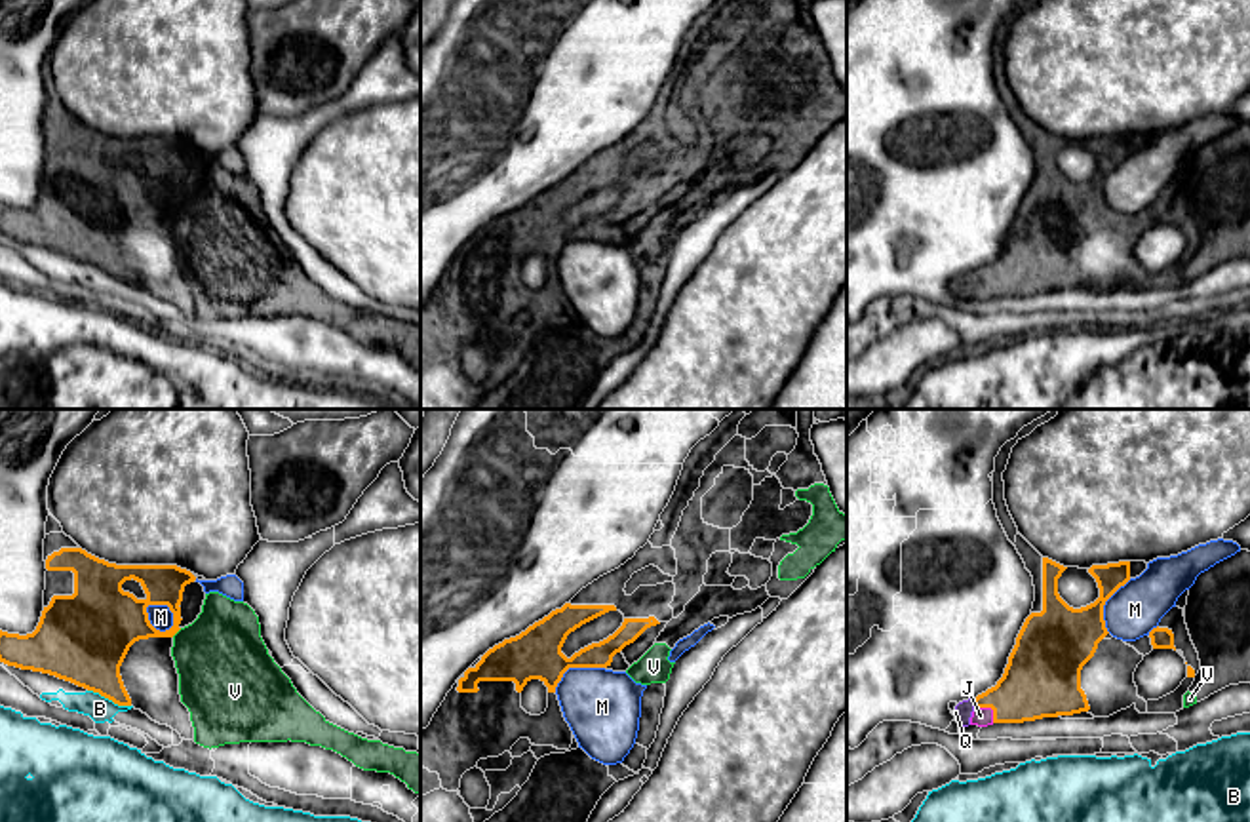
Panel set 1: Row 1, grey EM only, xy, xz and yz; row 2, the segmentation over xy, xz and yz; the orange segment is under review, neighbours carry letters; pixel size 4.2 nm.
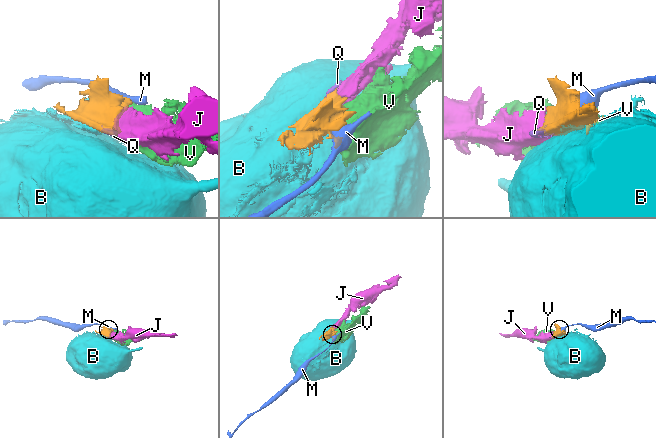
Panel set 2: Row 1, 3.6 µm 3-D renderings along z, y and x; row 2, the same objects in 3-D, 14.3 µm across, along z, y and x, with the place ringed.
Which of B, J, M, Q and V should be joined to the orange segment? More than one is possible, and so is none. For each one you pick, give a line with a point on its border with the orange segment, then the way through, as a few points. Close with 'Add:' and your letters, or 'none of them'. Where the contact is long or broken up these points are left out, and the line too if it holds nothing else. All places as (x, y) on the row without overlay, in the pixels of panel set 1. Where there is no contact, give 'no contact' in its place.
J: yz (990, 280)
Q: yz (975, 276)
Add: J, Q

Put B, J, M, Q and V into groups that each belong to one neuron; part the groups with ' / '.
B / J Q / M / V

